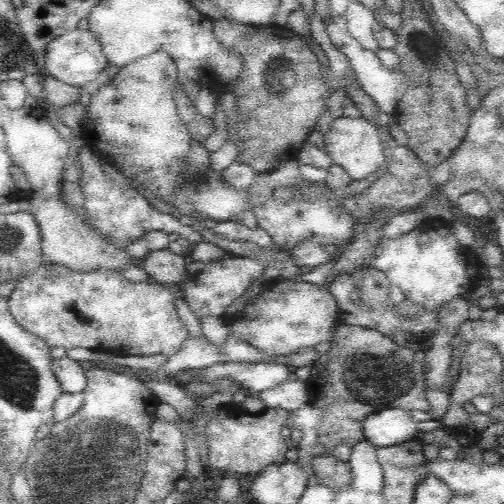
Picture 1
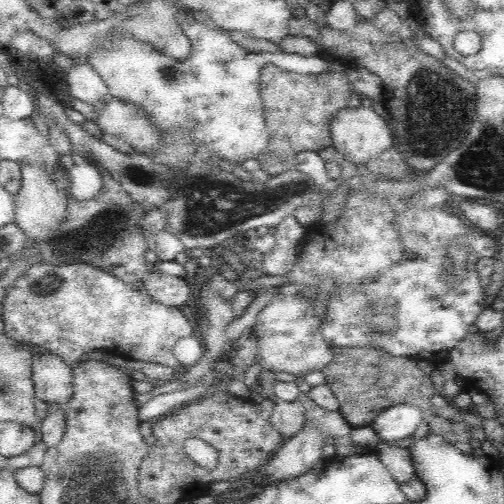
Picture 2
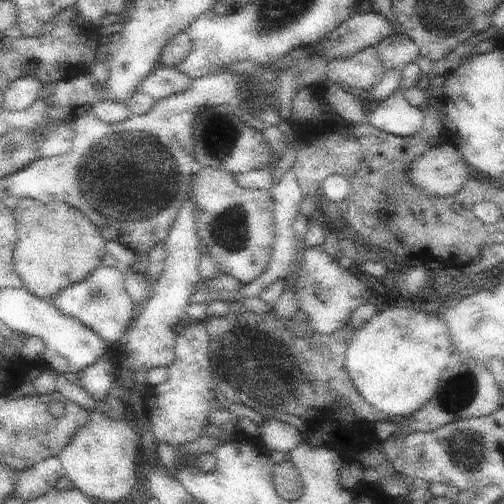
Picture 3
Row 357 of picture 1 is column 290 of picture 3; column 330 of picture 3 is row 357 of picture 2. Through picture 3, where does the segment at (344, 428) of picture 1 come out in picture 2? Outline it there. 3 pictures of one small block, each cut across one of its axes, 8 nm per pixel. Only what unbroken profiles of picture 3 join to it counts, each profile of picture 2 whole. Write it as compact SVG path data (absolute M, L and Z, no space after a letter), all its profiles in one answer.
M362 346L362 348L334 348L334 360L322 370L326 384L332 388L334 396L340 402L340 412L346 418L346 422L354 428L360 426L372 426L372 422L386 410L394 408L396 404L412 404L422 410L424 422L432 428L432 434L442 434L448 438L448 442L470 442L470 428L462 422L446 420L442 416L436 416L432 406L432 398L436 394L434 384L430 376L416 364L416 358L406 358L406 356L392 356L382 348L372 348L372 346Z

